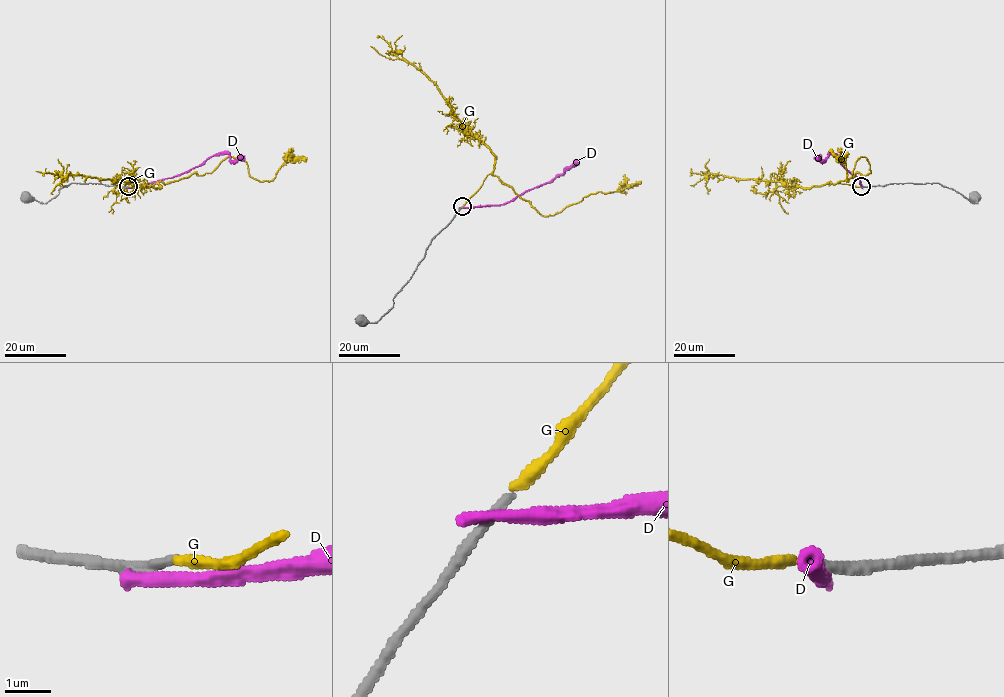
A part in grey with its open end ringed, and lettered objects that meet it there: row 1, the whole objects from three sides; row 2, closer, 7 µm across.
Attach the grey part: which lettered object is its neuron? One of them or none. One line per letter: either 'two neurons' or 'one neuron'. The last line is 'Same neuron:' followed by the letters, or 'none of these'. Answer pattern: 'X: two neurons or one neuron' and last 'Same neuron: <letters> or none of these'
D: two neurons
G: one neuron
Same neuron: G

